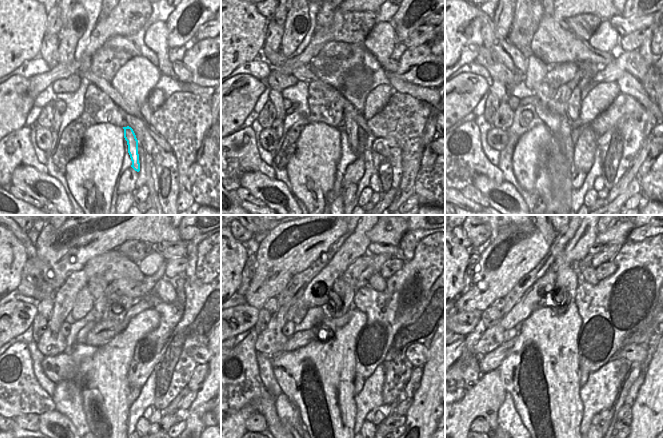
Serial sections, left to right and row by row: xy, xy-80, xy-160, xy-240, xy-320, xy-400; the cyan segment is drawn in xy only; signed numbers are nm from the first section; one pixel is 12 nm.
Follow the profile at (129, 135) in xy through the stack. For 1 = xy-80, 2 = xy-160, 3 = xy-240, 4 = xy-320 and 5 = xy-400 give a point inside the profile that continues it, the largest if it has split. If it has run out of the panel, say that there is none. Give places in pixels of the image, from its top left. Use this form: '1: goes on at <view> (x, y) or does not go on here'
1: goes on at xy-80 (351, 127)
2: goes on at xy-160 (573, 109)
3: goes on at xy-240 (119, 304)
4: goes on at xy-320 (341, 297)
5: goes on at xy-400 (567, 279)

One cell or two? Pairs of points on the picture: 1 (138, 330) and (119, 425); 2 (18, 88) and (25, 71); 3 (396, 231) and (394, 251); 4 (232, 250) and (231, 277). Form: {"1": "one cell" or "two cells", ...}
{"1": "one cell", "2": "two cells", "3": "two cells", "4": "one cell"}

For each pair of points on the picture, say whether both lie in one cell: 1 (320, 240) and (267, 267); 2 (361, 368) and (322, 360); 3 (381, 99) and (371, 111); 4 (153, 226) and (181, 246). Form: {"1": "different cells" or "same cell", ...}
{"1": "same cell", "2": "different cells", "3": "same cell", "4": "different cells"}

